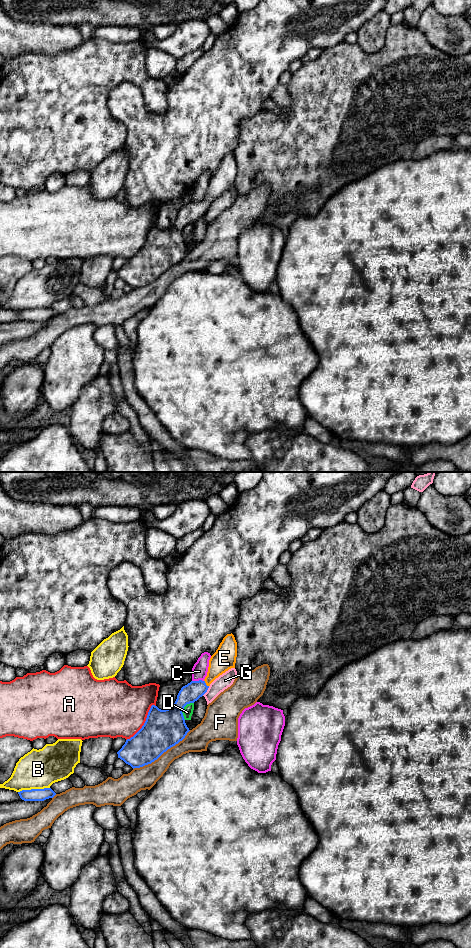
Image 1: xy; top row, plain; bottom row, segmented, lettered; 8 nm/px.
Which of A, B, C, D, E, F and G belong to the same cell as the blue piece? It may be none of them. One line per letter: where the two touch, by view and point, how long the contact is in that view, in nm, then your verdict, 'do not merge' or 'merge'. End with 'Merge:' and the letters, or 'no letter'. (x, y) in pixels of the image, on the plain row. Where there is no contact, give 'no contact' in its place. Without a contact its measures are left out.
A: meets blue in xy at (144, 243); contact 380 nm long; do not merge
B: meets blue in xy at (33, 309); contact 260 nm long; do not merge
C: meets blue in xy at (197, 201); contact 100 nm long; do not merge
D: meets blue in xy at (183, 228); contact 160 nm long; do not merge
E: meets blue in xy at (205, 203); contact 70 nm long; merge
F: meets blue in xy at (162, 273); contact 550 nm long; do not merge
G: meets blue in xy at (206, 211); contact 100 nm long; do not merge
Merge: E

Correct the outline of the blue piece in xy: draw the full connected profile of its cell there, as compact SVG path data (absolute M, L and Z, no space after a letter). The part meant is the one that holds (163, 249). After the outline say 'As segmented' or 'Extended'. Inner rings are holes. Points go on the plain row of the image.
M232 153L227 154L209 180L205 199L183 206L171 228L161 230L152 225L142 248L117 272L118 278L133 289L140 288L182 261L190 251L182 233L184 227L202 217L216 198L235 188L236 177L237 162Z. Extended

